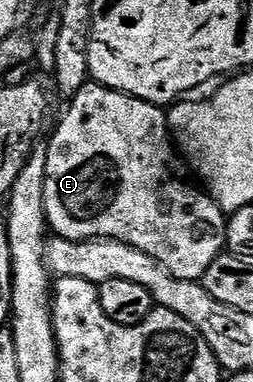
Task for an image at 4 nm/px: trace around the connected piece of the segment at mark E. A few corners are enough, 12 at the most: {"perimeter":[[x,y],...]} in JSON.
{"perimeter":[[95,81],[46,143],[59,238],[203,280],[228,219],[165,108]]}

